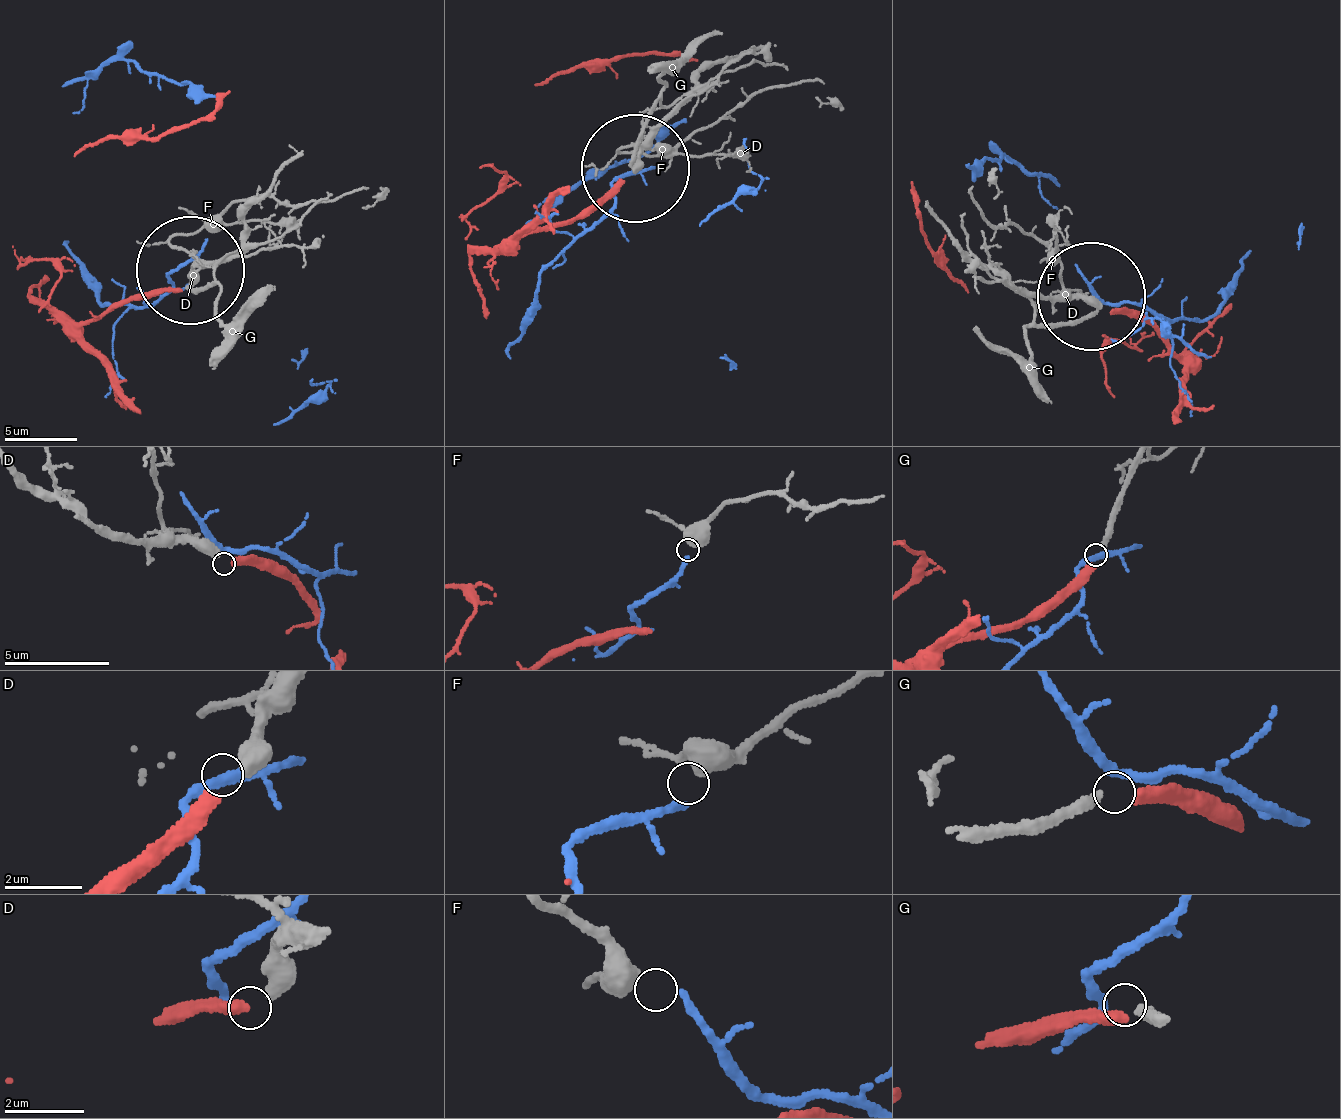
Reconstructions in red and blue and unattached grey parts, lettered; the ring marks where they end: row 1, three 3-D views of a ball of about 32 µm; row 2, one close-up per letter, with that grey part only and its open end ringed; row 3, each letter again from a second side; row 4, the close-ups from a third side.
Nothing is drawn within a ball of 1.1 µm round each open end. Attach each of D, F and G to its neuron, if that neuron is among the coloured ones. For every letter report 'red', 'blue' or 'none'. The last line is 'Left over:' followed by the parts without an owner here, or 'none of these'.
D: red
F: blue
G: none
Left over: G

